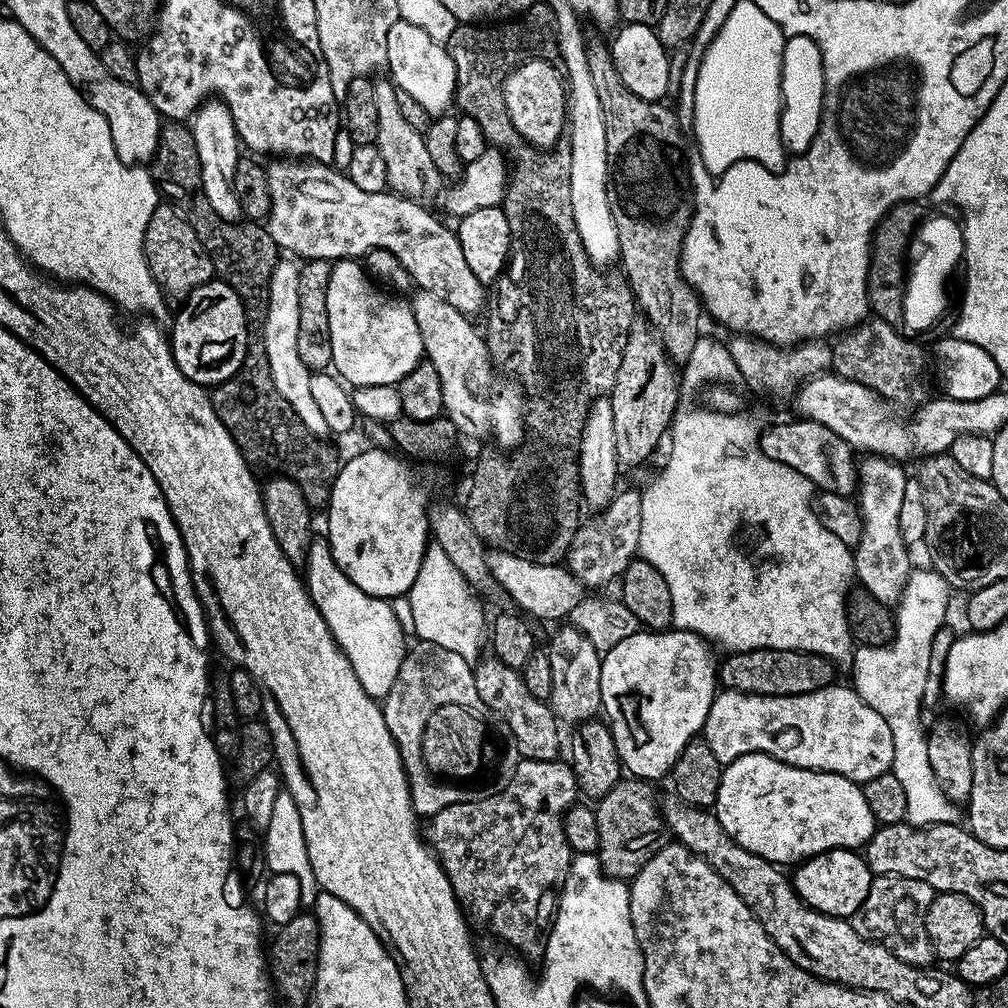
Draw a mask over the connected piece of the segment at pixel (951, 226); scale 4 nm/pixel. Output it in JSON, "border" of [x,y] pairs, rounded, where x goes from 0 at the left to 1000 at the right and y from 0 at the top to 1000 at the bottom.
{"border":[[[940,214],[921,215],[914,221],[910,239],[915,244],[911,256],[903,266],[895,294],[897,300],[896,315],[900,328],[913,329],[923,326],[938,310],[942,294],[938,278],[951,265],[956,250],[956,230],[953,221]]]}

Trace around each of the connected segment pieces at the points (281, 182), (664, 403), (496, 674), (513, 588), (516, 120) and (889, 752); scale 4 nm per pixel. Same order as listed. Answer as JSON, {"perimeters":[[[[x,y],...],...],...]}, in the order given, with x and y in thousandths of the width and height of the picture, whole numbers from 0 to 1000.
{"perimeters":[[[[312,161],[307,164],[308,174],[296,169],[284,173],[273,167],[267,168],[269,210],[264,225],[274,244],[279,249],[305,258],[358,257],[367,248],[378,246],[387,248],[399,264],[409,274],[410,283],[418,290],[435,292],[438,300],[446,300],[446,304],[455,310],[469,312],[480,302],[481,283],[462,264],[462,256],[458,253],[458,244],[454,240],[451,229],[443,226],[429,210],[421,207],[420,201],[395,194],[388,188],[365,190],[356,188],[347,180],[344,172],[336,170],[328,164]]],[[[639,319],[628,320],[625,331],[621,335],[621,347],[617,347],[617,363],[613,363],[613,375],[609,375],[609,383],[605,390],[607,398],[607,406],[609,407],[609,438],[611,439],[611,449],[618,463],[627,464],[630,460],[635,460],[638,456],[643,456],[647,452],[647,447],[655,440],[655,436],[660,436],[661,430],[666,426],[667,418],[673,408],[671,400],[675,397],[675,389],[677,390],[677,373],[673,368],[672,362],[664,355],[663,349],[659,345],[659,340],[655,338],[654,333],[647,328],[646,324]]],[[[480,653],[471,660],[474,688],[484,706],[493,706],[508,725],[507,737],[521,754],[550,754],[556,747],[556,722],[551,706],[541,695],[522,685],[519,670],[491,653]]],[[[489,547],[484,552],[489,576],[500,582],[500,587],[519,608],[536,615],[559,616],[581,592],[581,583],[563,564],[555,559],[533,560],[519,550]]],[[[524,60],[516,63],[500,79],[499,95],[507,123],[523,142],[537,149],[554,143],[563,124],[563,86],[557,70],[547,61]]],[[[833,677],[815,685],[808,685],[804,688],[792,688],[791,690],[742,690],[739,687],[715,686],[707,692],[703,707],[700,710],[696,725],[696,733],[708,744],[708,752],[712,752],[715,760],[723,758],[725,754],[730,754],[734,750],[739,750],[741,746],[758,746],[769,754],[776,754],[779,758],[788,758],[792,762],[807,762],[813,766],[826,766],[832,770],[837,770],[841,774],[846,774],[848,778],[856,780],[863,772],[871,772],[871,768],[882,765],[887,756],[887,732],[883,728],[883,720],[879,720],[879,712],[867,704],[857,693],[849,688],[848,682],[840,681],[836,683]]]]}

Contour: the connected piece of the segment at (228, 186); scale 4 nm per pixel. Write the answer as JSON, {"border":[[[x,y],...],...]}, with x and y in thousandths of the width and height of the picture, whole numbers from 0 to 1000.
{"border":[[[207,97],[193,108],[188,126],[192,133],[192,145],[196,145],[196,157],[200,165],[200,185],[204,196],[208,196],[208,204],[222,218],[231,220],[239,217],[240,211],[236,204],[236,196],[232,192],[232,165],[236,165],[240,154],[240,144],[234,133],[232,117],[226,104],[217,97]]]}

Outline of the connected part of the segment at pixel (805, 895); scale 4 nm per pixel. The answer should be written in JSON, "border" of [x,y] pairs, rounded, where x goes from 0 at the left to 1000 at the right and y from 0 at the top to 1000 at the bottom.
{"border":[[[828,841],[811,849],[805,849],[787,865],[790,866],[785,866],[786,878],[790,881],[790,886],[804,900],[820,909],[834,911],[845,910],[857,898],[867,872],[867,866],[862,863],[856,848],[843,841]]]}

